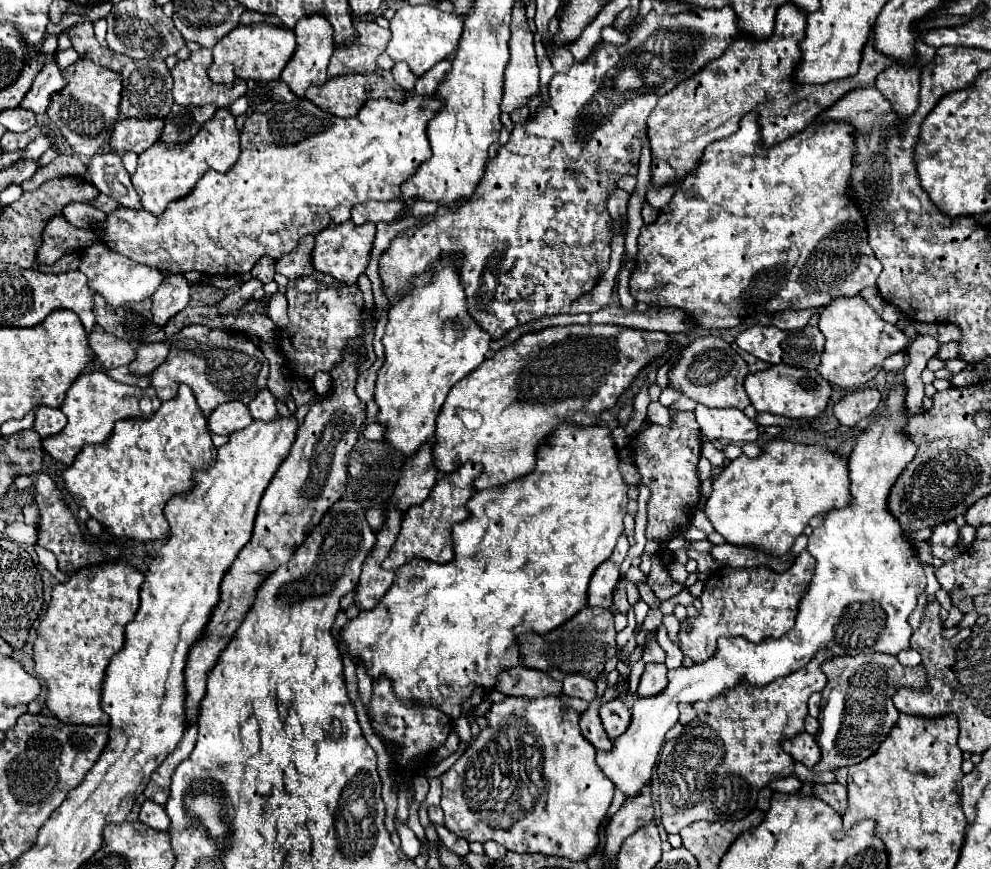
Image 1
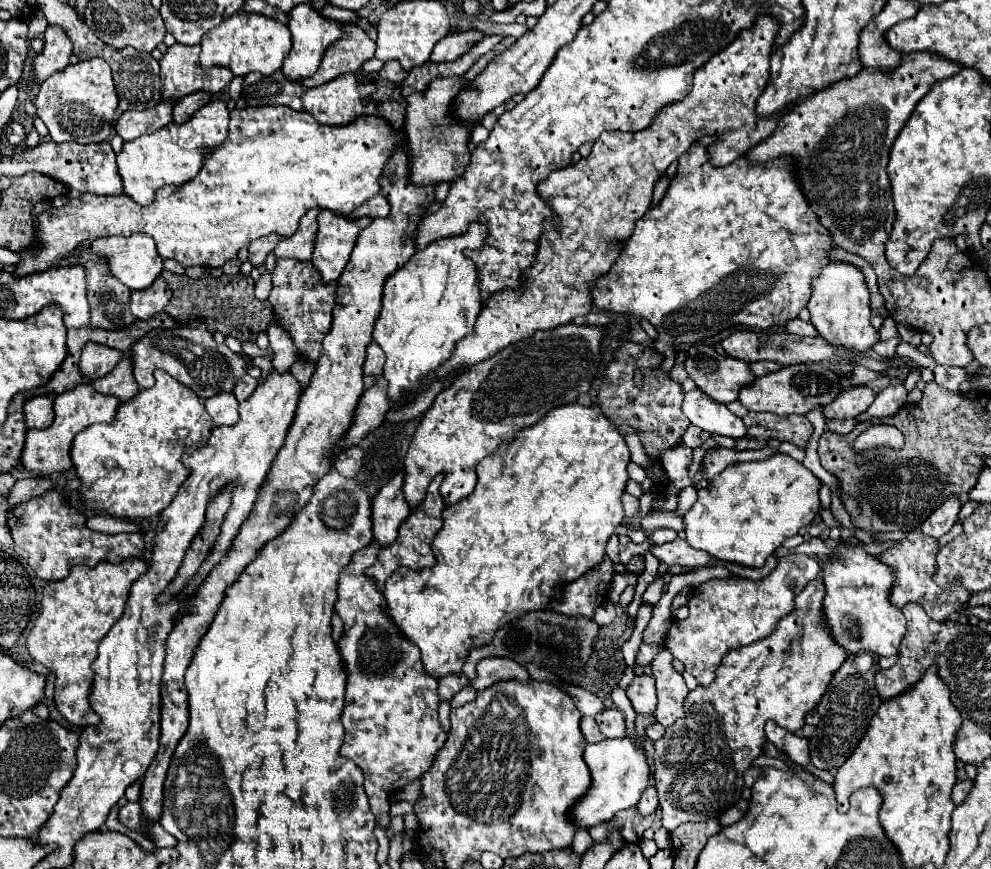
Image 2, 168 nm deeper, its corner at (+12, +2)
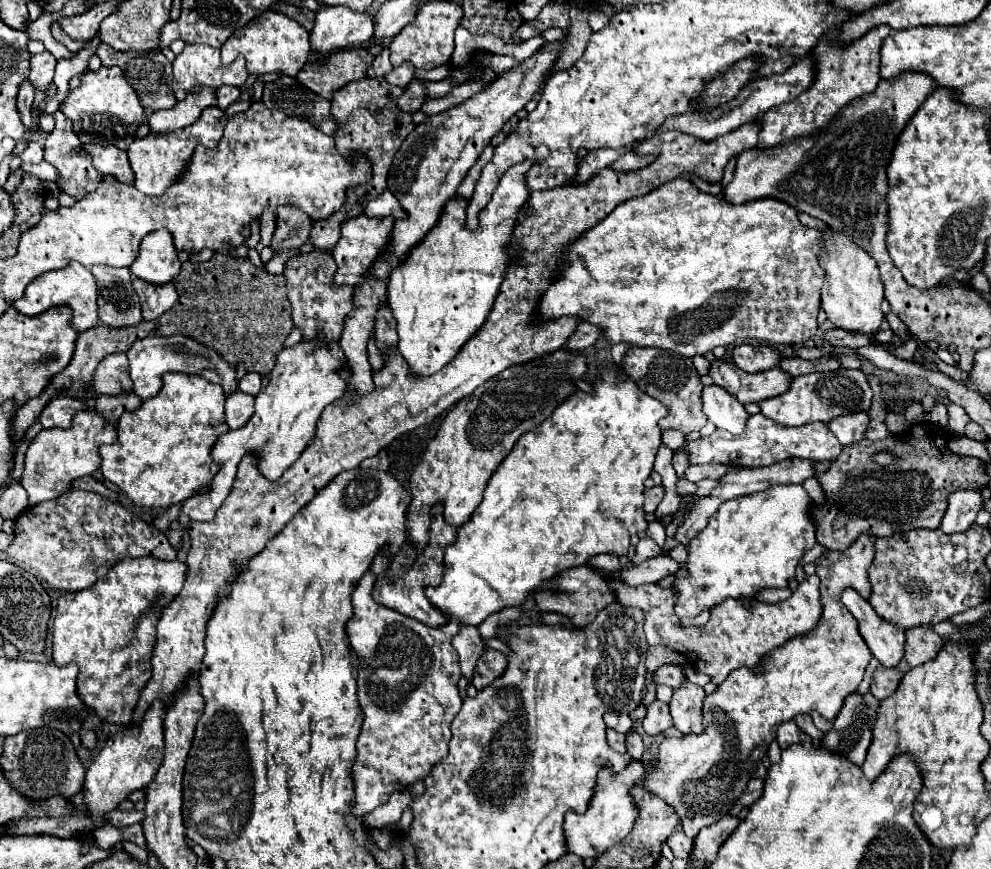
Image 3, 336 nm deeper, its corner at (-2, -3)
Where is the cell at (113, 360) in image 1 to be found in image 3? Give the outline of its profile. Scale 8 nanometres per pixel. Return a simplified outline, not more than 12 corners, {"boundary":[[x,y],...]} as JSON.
{"boundary":[[124,353],[104,357],[94,371],[98,395],[132,391]]}

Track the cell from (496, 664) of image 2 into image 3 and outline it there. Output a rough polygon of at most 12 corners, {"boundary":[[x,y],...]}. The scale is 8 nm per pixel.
{"boundary":[[486,649],[474,671],[480,691],[504,675],[508,657]]}

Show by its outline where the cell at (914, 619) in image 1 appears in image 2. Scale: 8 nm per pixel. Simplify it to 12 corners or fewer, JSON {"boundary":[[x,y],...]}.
{"boundary":[[918,528],[876,558],[896,570],[890,602],[916,602],[944,622],[970,600],[938,586],[938,540]]}

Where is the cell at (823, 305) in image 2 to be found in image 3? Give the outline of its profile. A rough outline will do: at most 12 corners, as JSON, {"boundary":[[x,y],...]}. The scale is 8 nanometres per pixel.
{"boundary":[[824,233],[822,309],[834,327],[874,335],[884,321],[876,261]]}

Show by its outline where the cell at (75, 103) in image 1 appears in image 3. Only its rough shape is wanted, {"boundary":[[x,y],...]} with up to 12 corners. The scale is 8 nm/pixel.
{"boundary":[[118,67],[82,73],[60,111],[82,143],[128,149],[144,109]]}

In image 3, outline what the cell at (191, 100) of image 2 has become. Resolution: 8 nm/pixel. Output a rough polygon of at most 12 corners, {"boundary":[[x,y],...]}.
{"boundary":[[238,87],[216,89],[216,107],[226,109],[240,97]]}

